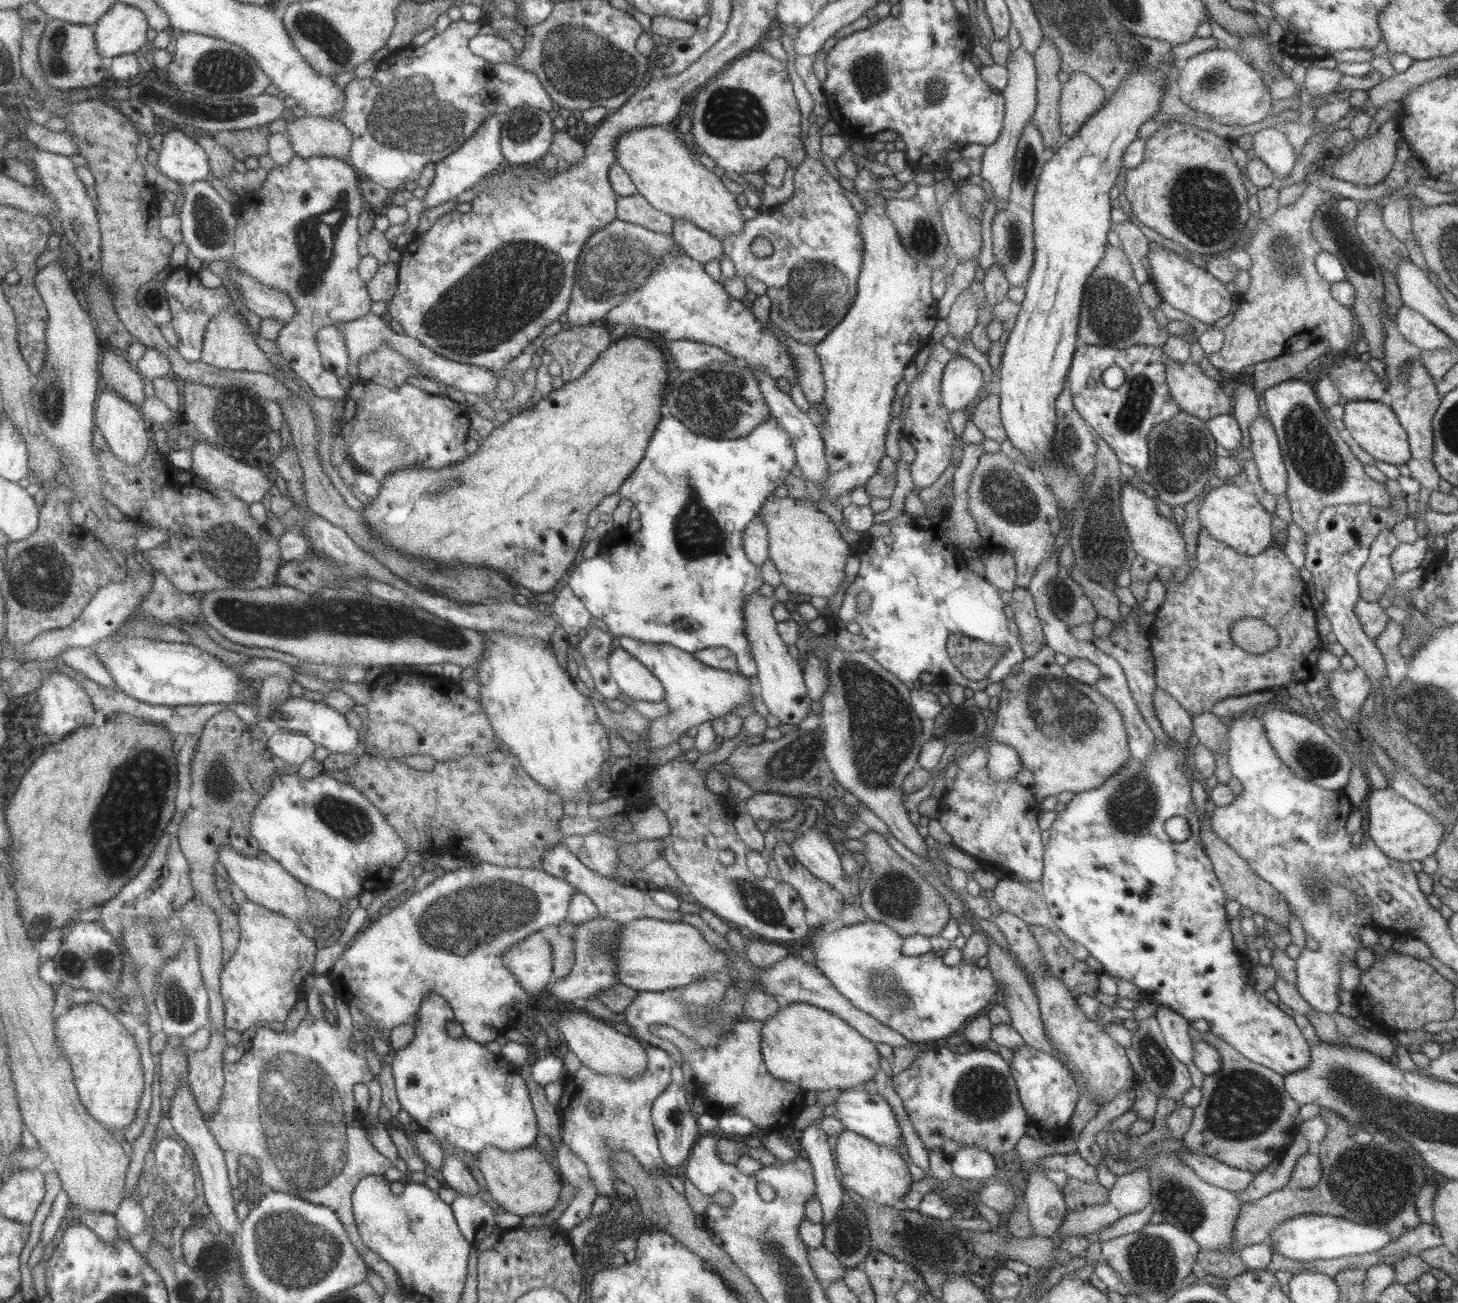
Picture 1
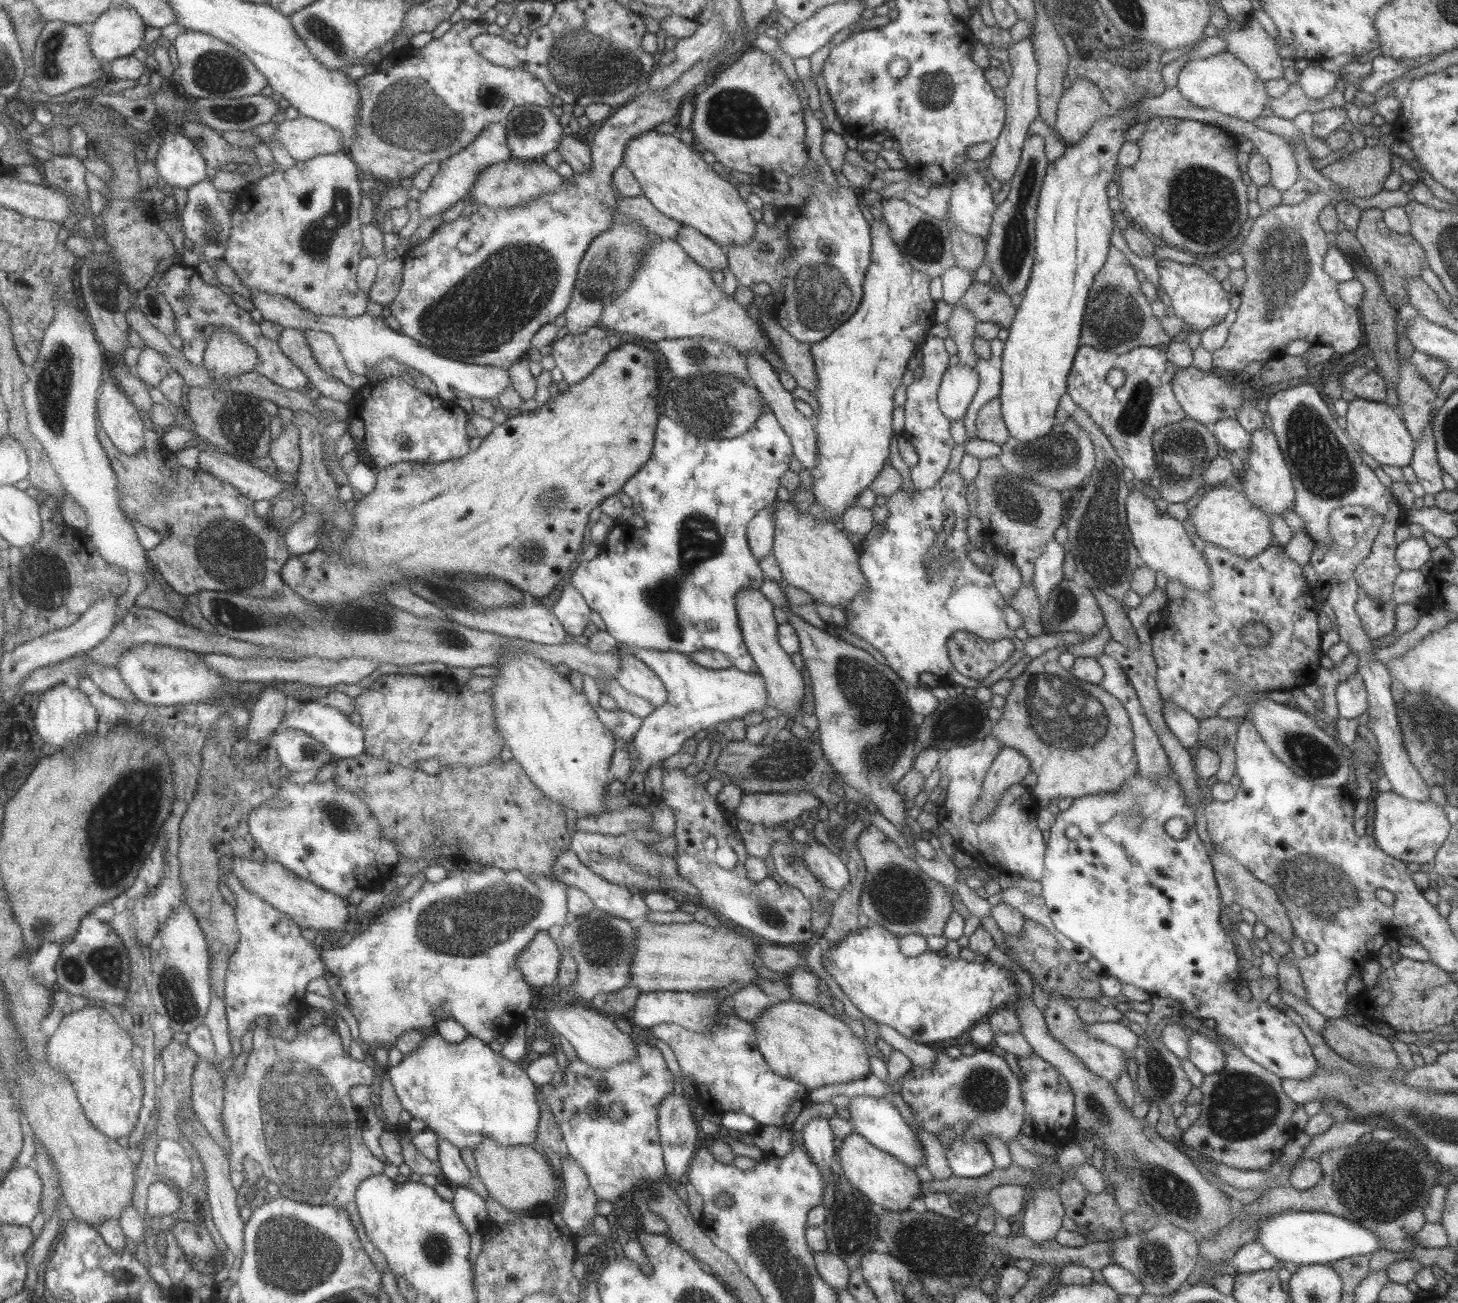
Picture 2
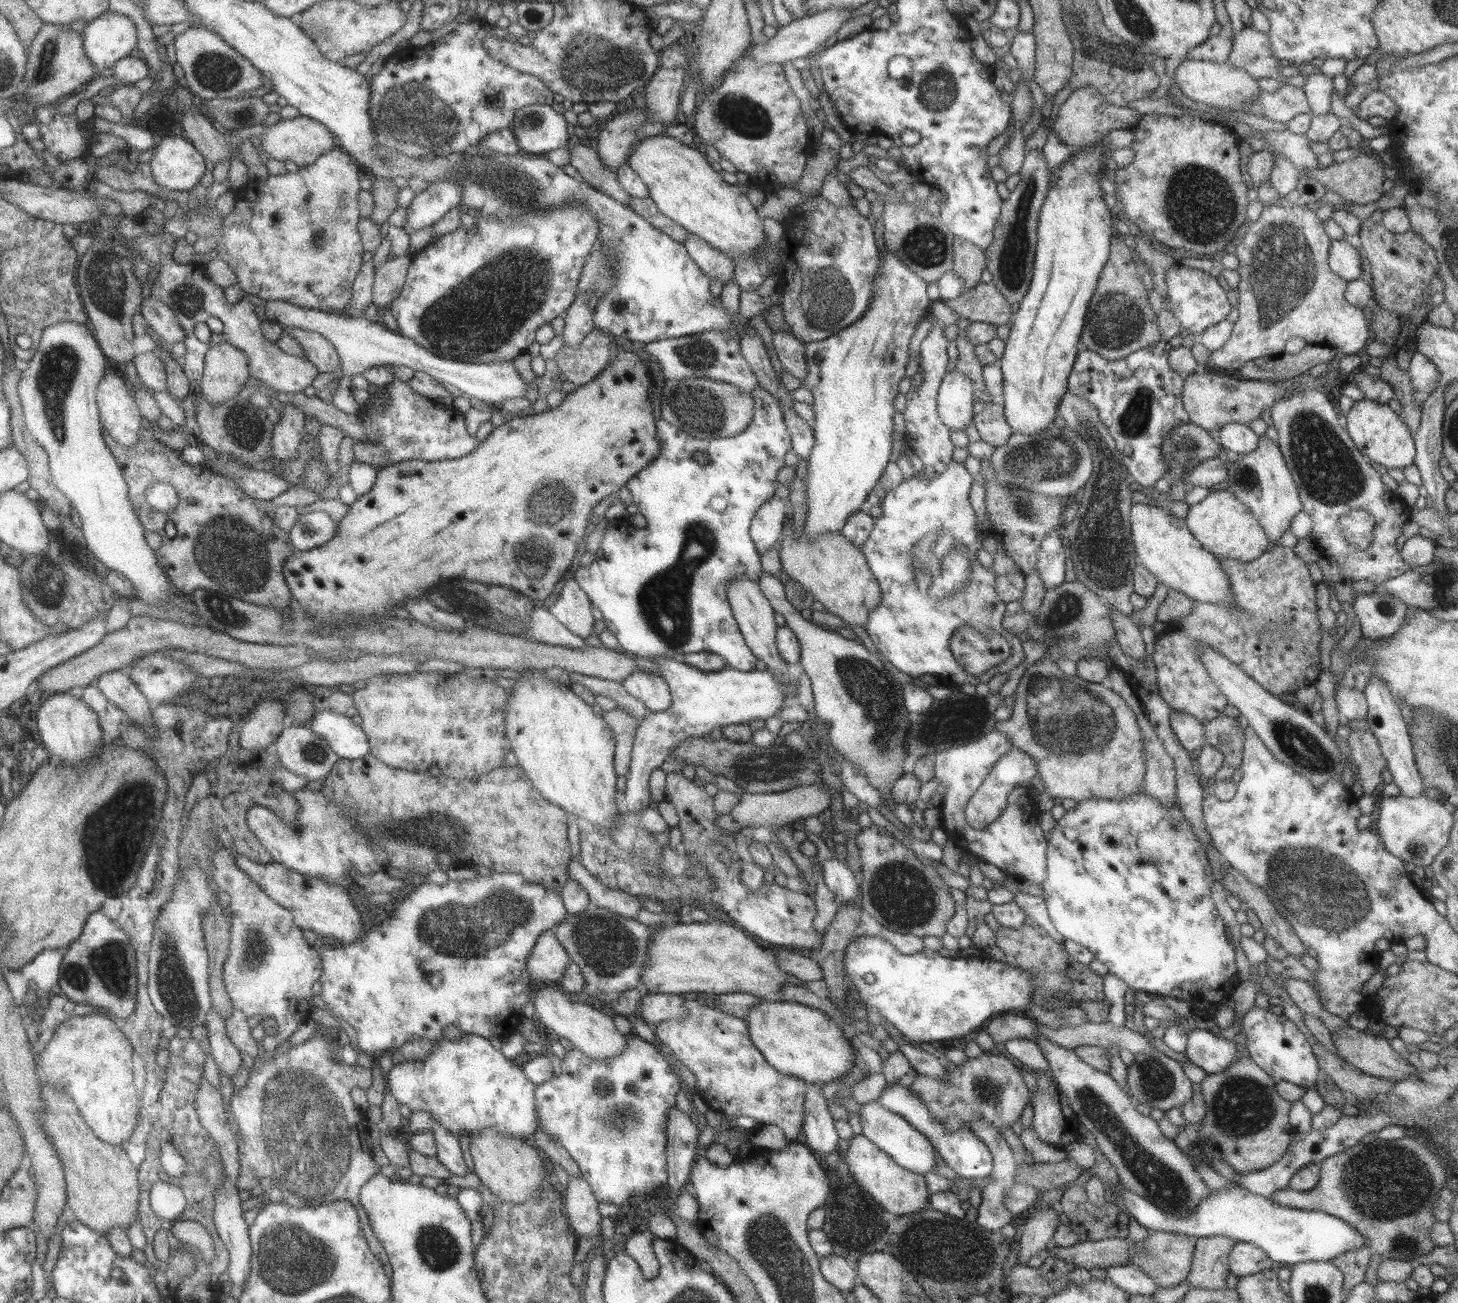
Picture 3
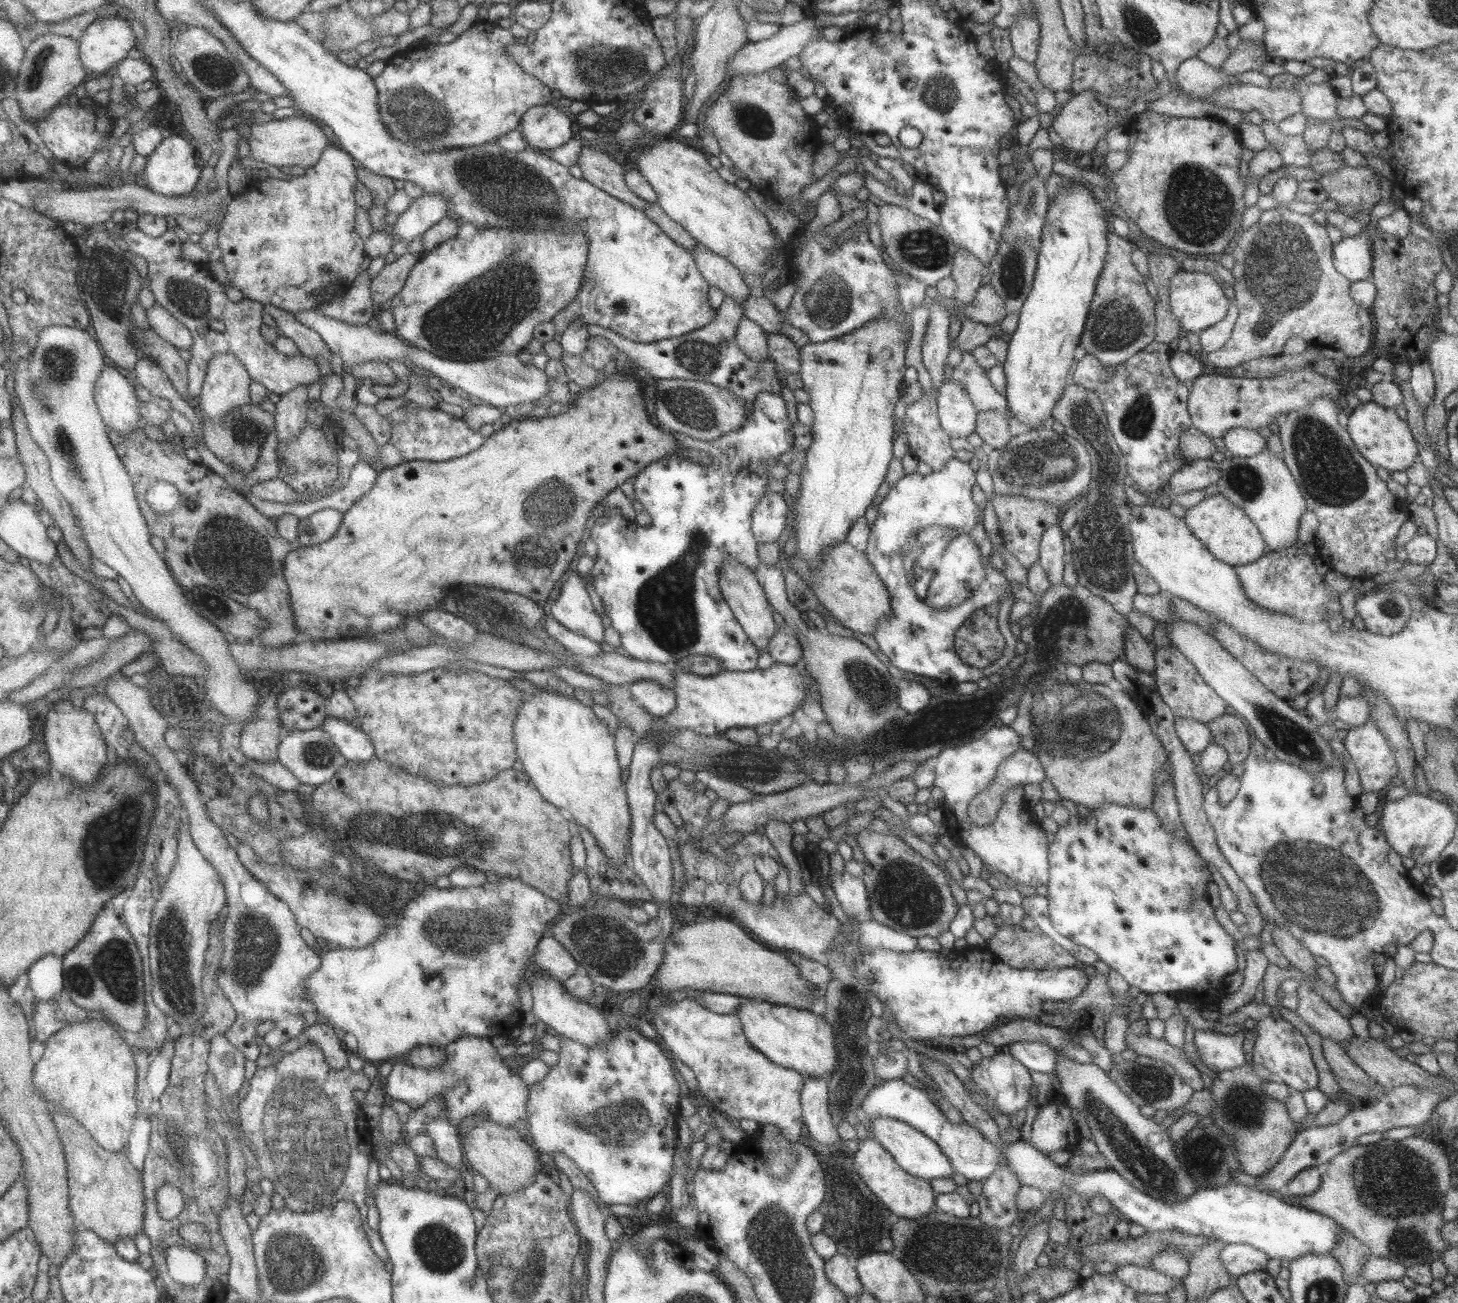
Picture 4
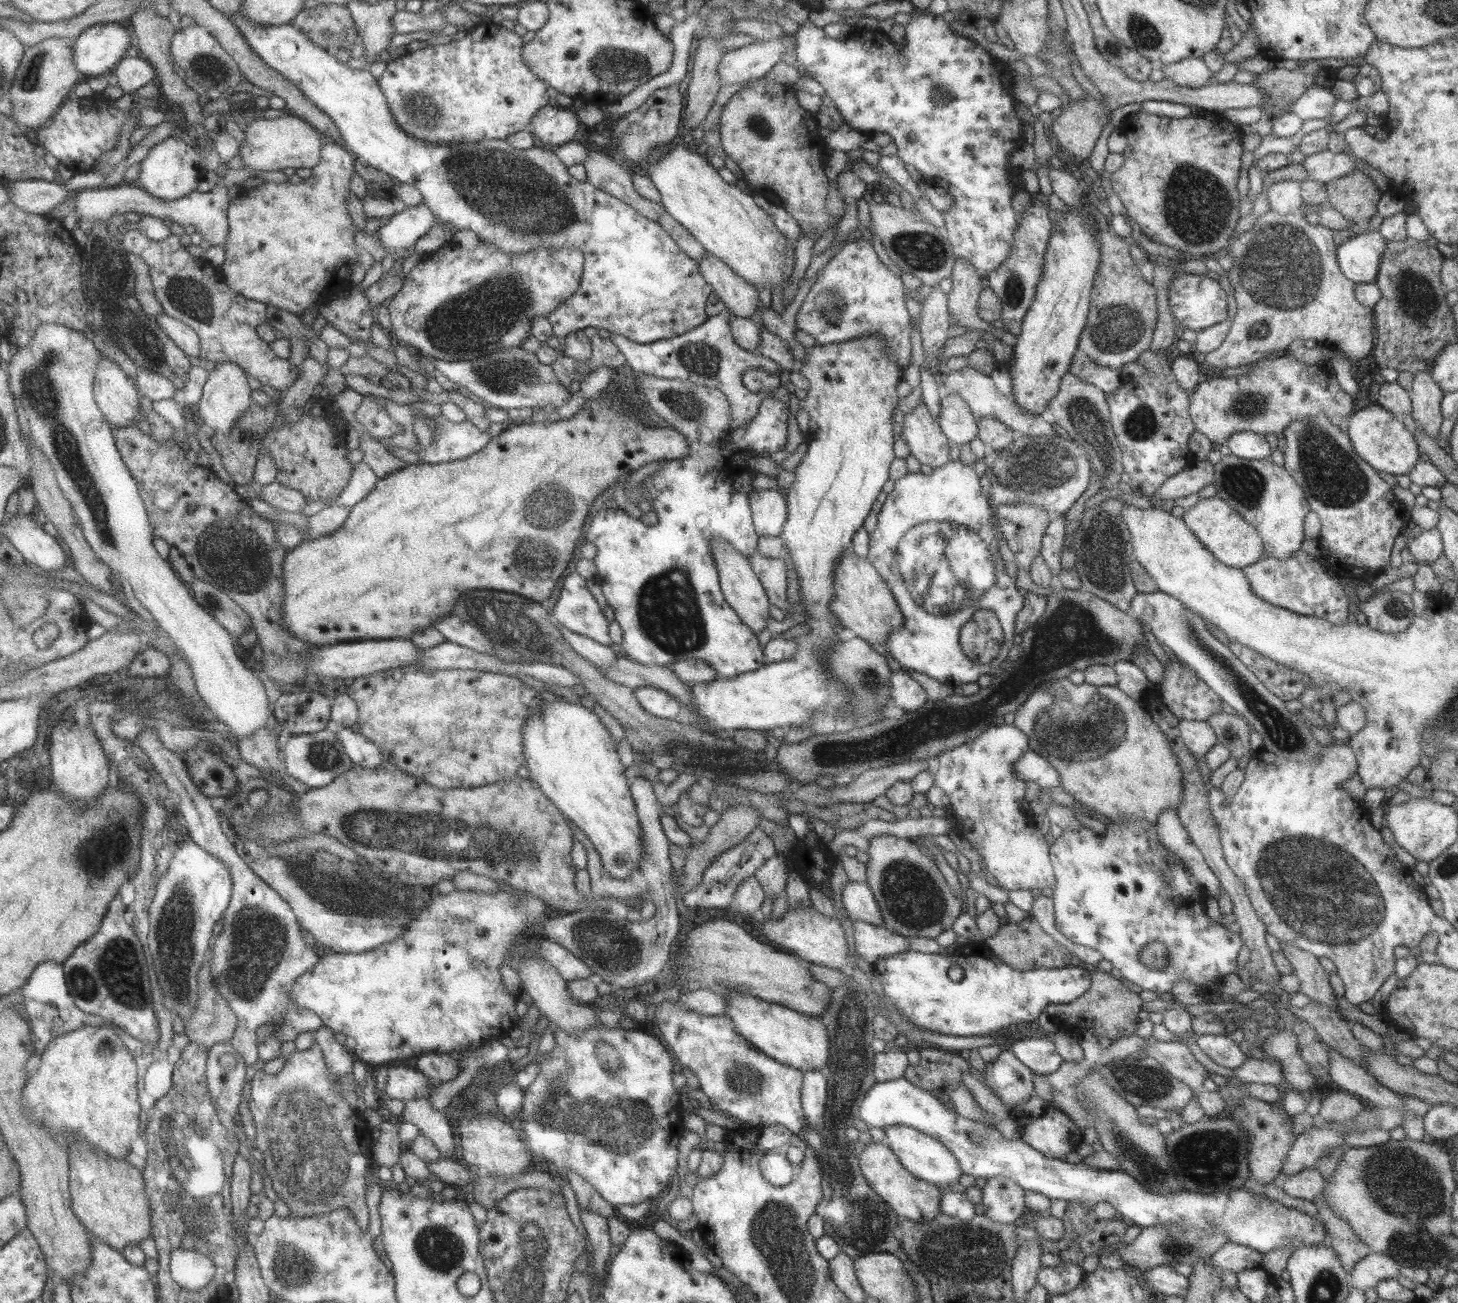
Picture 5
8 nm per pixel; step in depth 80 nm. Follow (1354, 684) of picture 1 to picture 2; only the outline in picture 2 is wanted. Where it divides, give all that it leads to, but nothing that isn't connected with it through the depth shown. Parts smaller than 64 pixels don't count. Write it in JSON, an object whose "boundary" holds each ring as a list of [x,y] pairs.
{"boundary":[[[1357,674],[1347,677],[1337,684],[1334,695],[1338,717],[1357,719],[1368,707],[1367,691],[1362,679]]]}

